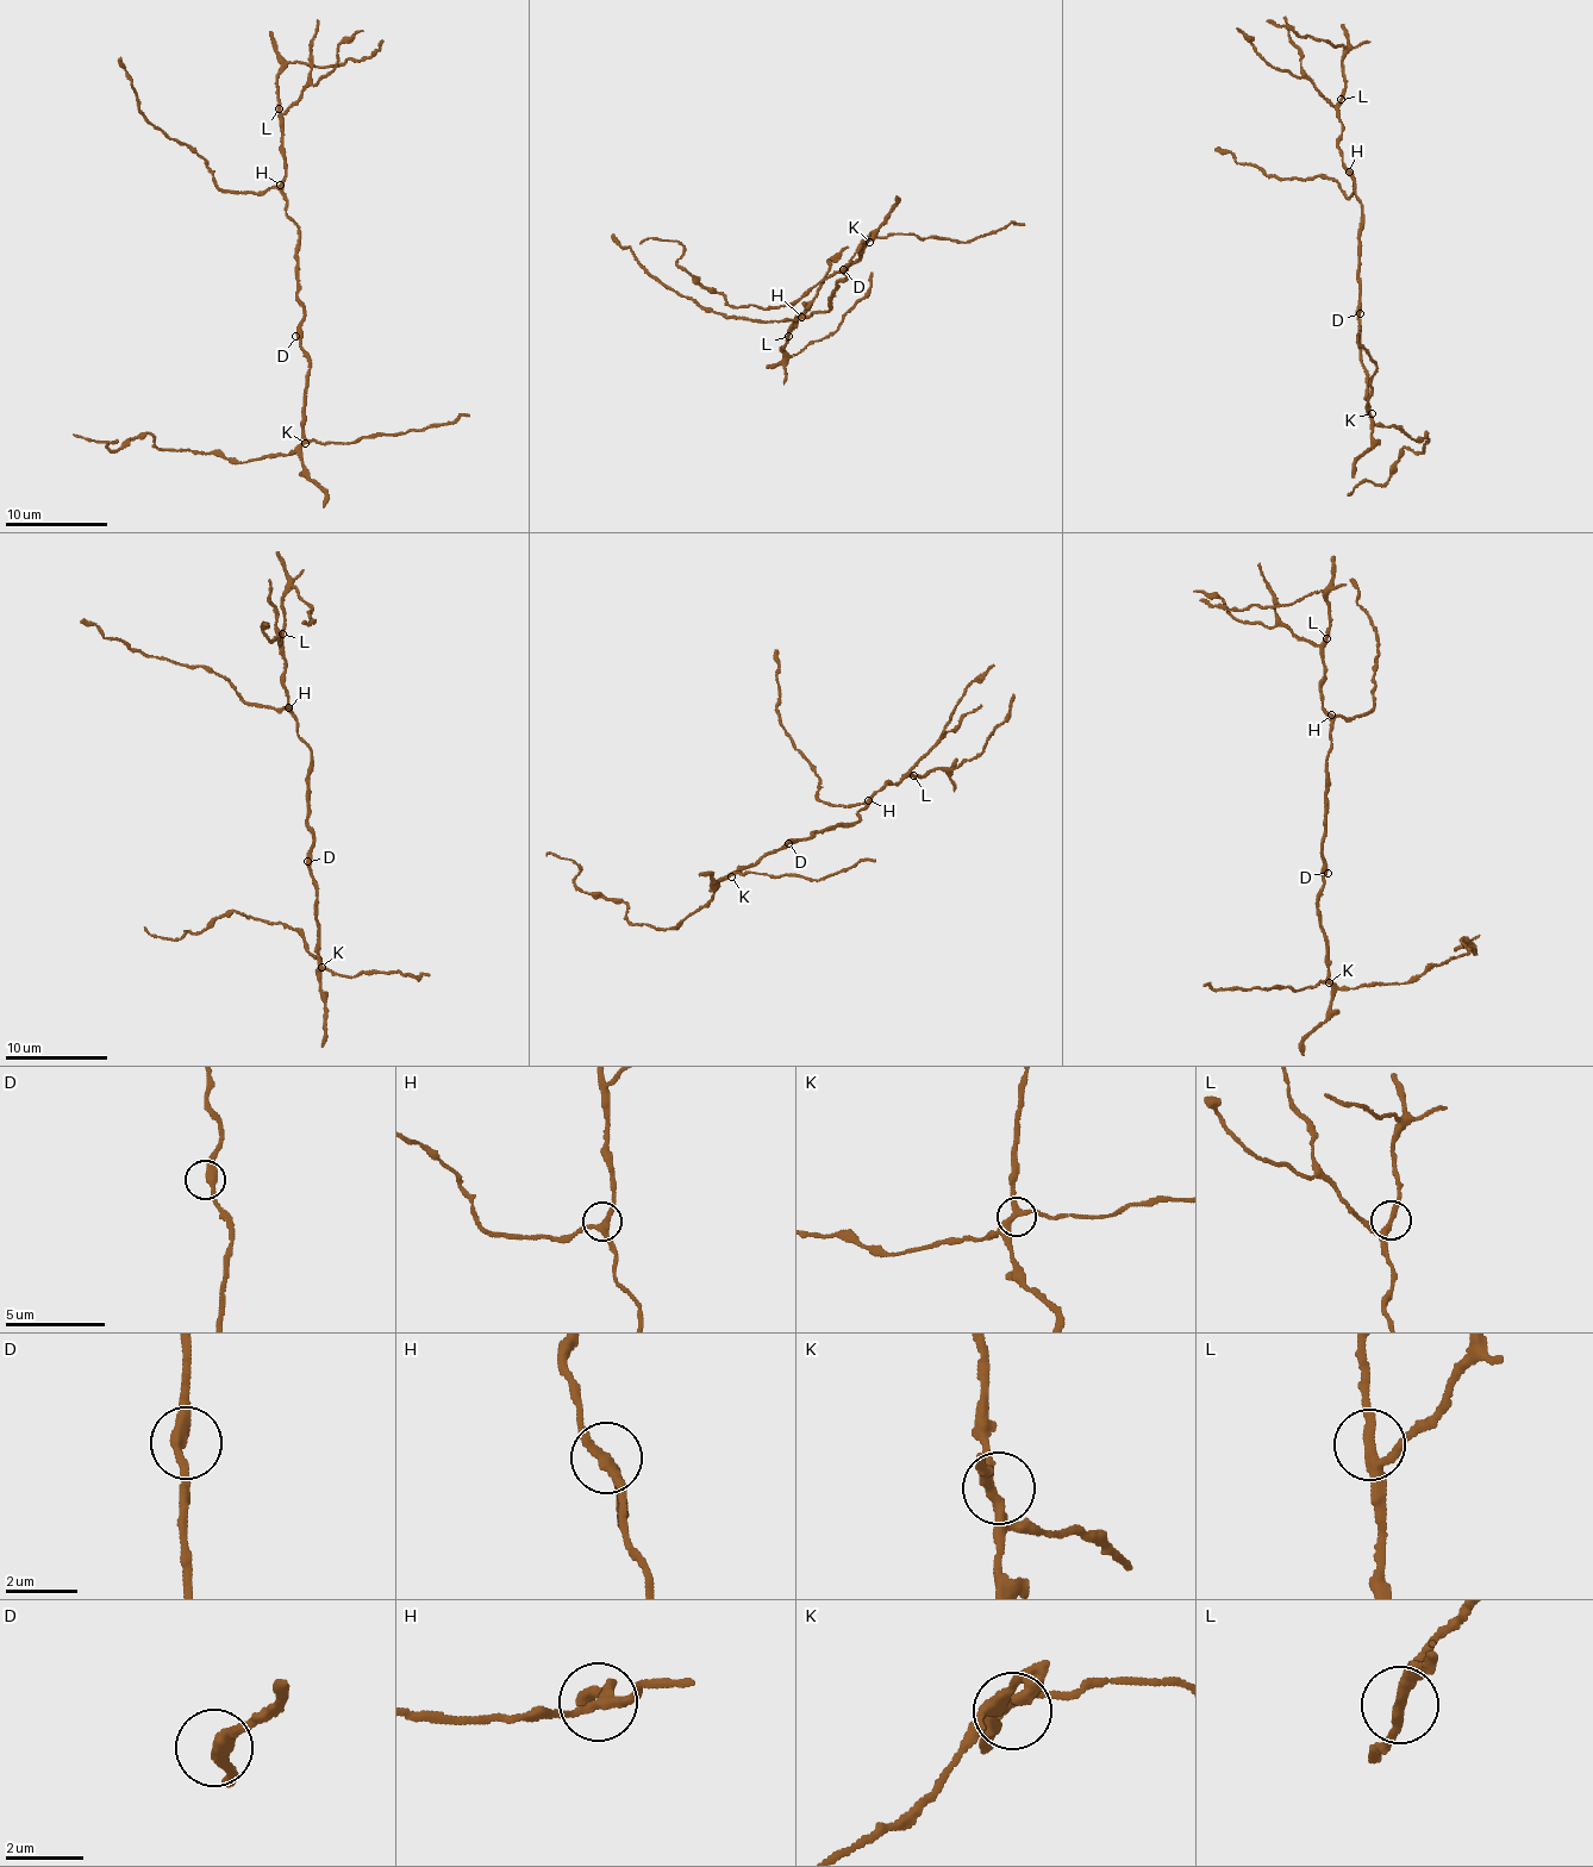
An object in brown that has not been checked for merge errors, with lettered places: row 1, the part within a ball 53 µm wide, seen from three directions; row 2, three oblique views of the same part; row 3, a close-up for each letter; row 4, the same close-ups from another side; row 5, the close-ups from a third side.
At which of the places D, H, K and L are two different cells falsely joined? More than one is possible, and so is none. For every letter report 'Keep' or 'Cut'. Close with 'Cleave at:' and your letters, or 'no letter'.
D: Keep
H: Keep
K: Keep
L: Keep
Cleave at: no letter

